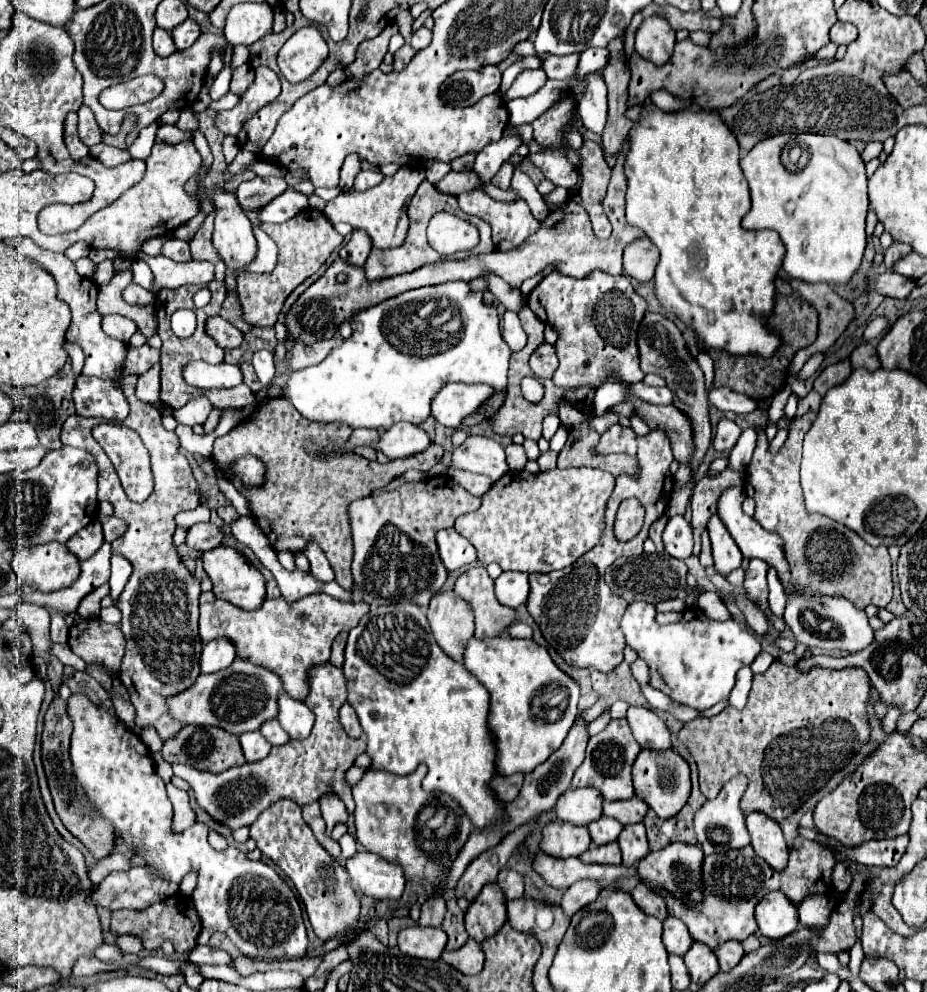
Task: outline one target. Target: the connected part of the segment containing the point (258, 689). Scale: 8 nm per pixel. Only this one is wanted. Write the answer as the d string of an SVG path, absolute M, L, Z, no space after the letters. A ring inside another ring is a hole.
M236 657L234 663L224 671L198 675L192 687L170 695L166 705L170 717L182 725L214 725L226 729L232 735L242 735L246 731L260 729L260 723L276 717L276 695L280 691L282 687L278 675Z

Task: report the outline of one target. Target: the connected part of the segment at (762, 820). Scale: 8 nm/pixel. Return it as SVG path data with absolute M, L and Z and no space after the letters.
M748 813L746 825L752 837L754 851L776 871L782 871L788 863L790 849L786 845L780 825L764 813Z

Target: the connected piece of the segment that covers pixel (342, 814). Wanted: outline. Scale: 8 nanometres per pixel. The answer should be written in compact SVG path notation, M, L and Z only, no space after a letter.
M324 796L319 800L322 817L326 823L326 833L331 836L336 823L347 823L348 813L342 801L336 796Z

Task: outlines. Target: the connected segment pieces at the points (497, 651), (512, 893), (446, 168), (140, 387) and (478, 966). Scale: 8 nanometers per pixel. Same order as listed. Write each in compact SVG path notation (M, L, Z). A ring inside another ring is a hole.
M508 635L492 639L470 639L464 651L466 669L490 691L490 729L496 735L496 767L502 775L516 771L528 773L536 765L544 763L556 747L564 741L568 727L576 719L576 707L580 699L580 685L576 679L566 675L550 657L550 653L536 645L532 639L514 639ZM558 683L570 691L568 707L556 723L548 723L532 713L532 699L544 685Z
M502 869L496 883L500 885L506 899L516 899L516 897L522 897L524 893L524 877L514 869Z
M436 161L432 167L426 169L426 180L436 184L442 177L451 171L449 163Z
M160 365L150 367L146 373L138 377L136 397L144 403L158 403L160 401Z
M468 939L460 949L444 951L442 959L448 965L462 971L464 975L476 975L482 971L482 965L484 965L484 953L474 939Z

